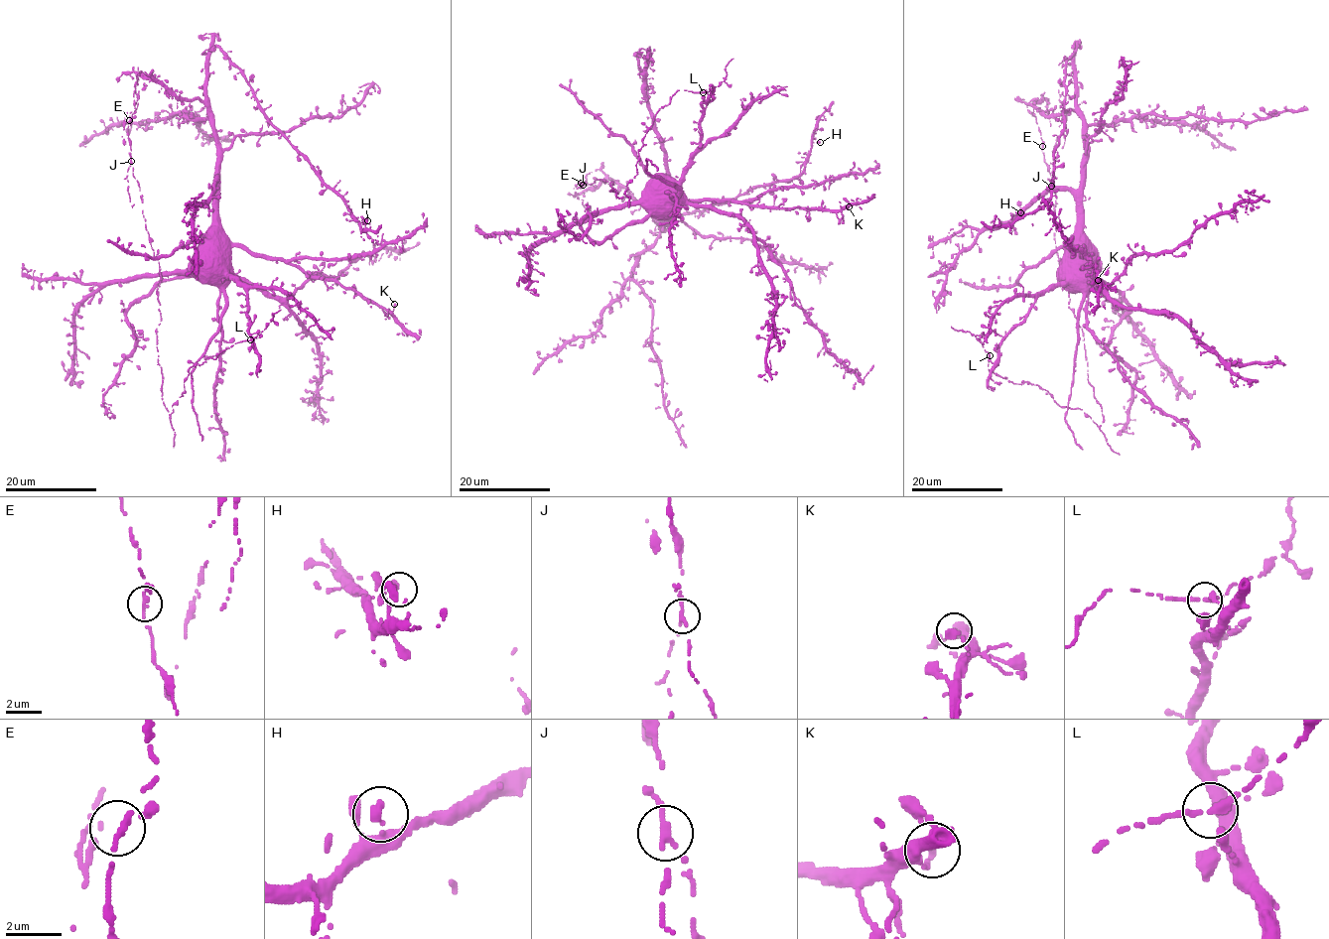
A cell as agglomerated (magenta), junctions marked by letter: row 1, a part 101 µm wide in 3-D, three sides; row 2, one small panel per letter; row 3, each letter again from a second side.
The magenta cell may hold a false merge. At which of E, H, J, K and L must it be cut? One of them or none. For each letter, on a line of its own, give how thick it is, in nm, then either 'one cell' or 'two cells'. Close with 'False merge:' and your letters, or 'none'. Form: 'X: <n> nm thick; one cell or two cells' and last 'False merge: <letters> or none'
E: 220 nm thick; one cell
H: 320 nm thick; one cell
J: 240 nm thick; two cells
K: 360 nm thick; one cell
L: 200 nm thick; one cell
False merge: J

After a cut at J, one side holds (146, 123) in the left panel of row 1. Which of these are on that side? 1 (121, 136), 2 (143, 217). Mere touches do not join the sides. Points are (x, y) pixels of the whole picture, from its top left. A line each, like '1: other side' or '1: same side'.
1: other side
2: same side

